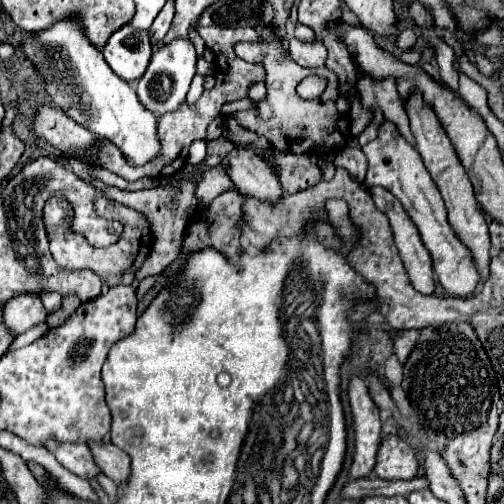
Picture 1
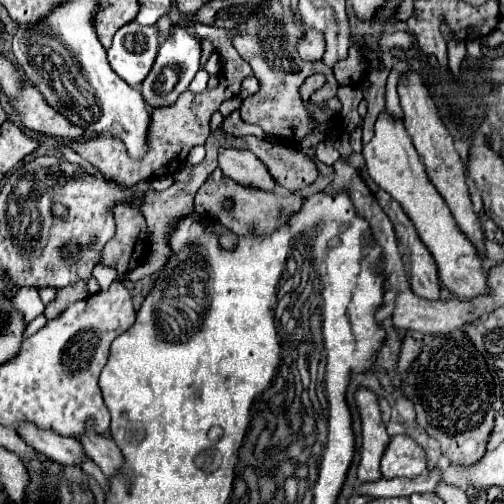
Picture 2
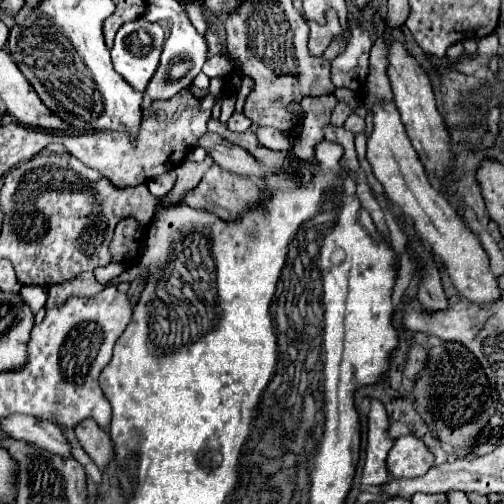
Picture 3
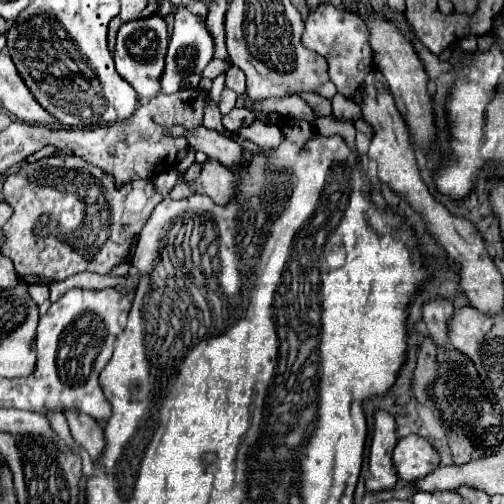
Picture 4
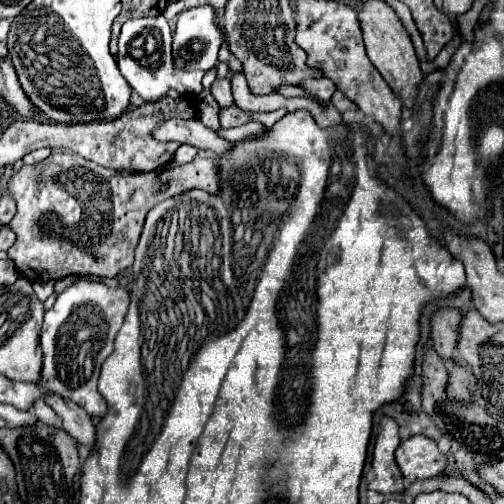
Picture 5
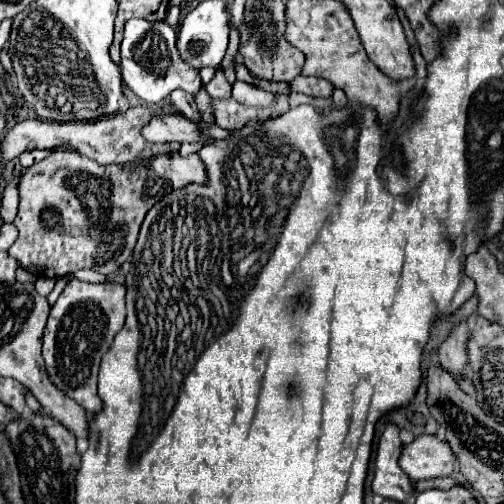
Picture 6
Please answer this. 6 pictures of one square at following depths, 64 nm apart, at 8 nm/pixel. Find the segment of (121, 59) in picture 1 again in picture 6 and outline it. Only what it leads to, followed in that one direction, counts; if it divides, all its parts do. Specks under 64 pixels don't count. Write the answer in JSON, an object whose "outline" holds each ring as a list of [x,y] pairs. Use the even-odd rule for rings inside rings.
{"outline":[[[128,20],[124,26],[124,40],[122,40],[122,78],[126,86],[144,102],[158,104],[170,96],[172,90],[180,88],[184,92],[198,92],[200,90],[200,72],[188,68],[178,52],[176,52],[176,32],[164,22],[150,22],[150,20]]]}

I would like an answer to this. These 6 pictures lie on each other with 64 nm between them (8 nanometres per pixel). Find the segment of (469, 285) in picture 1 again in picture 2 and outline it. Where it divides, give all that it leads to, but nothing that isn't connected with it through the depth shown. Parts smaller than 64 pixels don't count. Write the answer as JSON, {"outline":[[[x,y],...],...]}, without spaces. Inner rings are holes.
{"outline":[[[386,112],[378,116],[374,126],[374,138],[364,146],[362,156],[368,166],[370,178],[388,194],[394,196],[394,200],[400,202],[408,218],[414,222],[420,240],[426,244],[430,254],[436,260],[438,266],[438,278],[440,282],[458,298],[470,300],[486,292],[486,274],[482,266],[482,258],[478,256],[476,248],[468,238],[458,232],[458,226],[444,202],[444,198],[438,194],[434,184],[430,182],[424,164],[420,162],[420,156],[410,140],[410,136],[404,130],[404,124],[390,118]]]}

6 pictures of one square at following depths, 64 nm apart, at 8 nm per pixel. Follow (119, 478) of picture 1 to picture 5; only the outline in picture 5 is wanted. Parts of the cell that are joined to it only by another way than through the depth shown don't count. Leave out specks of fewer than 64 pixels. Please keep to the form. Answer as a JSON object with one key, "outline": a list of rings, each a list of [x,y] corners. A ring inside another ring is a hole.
{"outline":[[[48,396],[46,404],[50,404],[56,410],[56,414],[62,418],[62,424],[64,424],[62,428],[78,444],[84,444],[90,450],[94,448],[94,444],[96,444],[96,426],[92,422],[92,418],[78,404],[72,404],[68,400],[60,400],[58,396]]]}

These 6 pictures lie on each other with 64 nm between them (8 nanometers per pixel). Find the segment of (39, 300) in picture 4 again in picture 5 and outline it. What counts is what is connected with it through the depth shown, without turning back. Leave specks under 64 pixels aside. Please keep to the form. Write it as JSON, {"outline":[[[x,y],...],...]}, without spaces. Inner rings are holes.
{"outline":[[[34,282],[32,286],[34,286],[34,292],[36,292],[36,296],[38,296],[40,302],[46,302],[46,298],[54,292],[54,290],[52,290],[54,282]]]}

